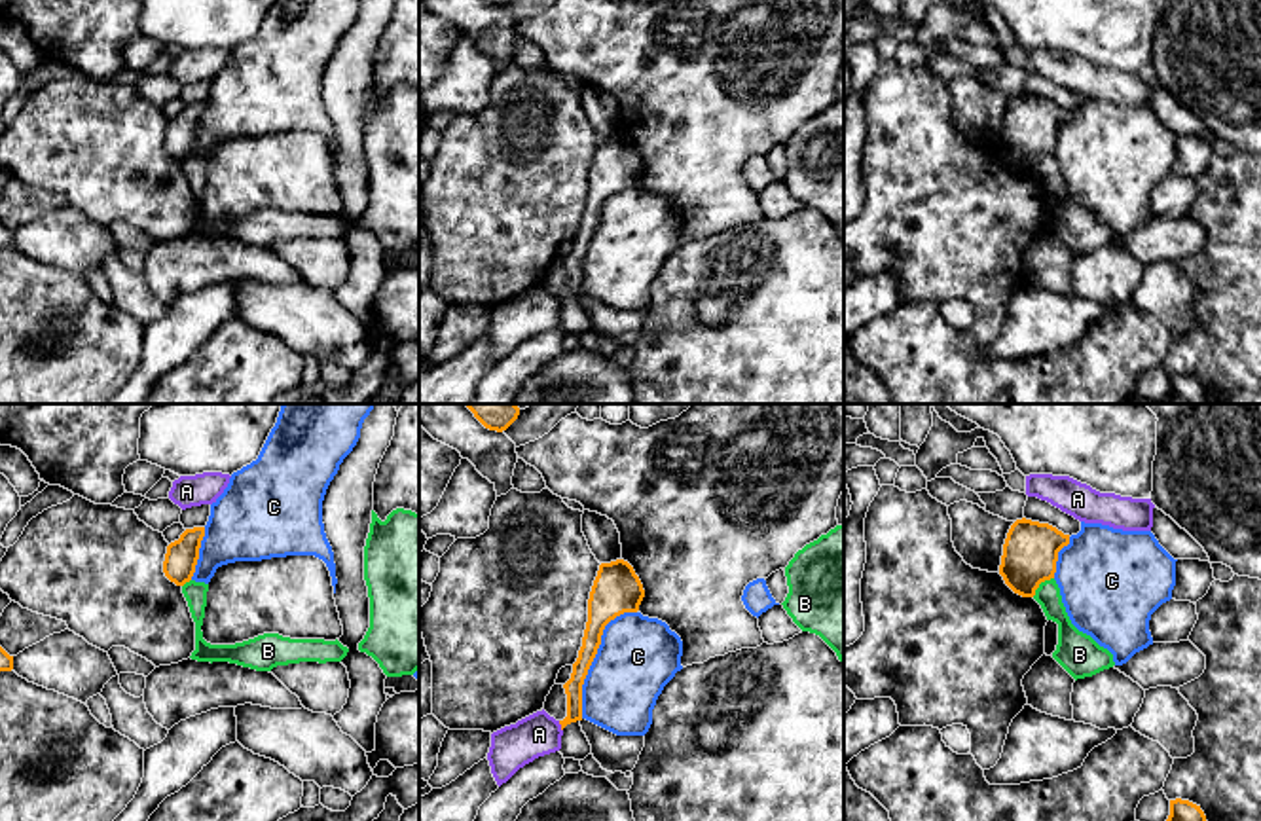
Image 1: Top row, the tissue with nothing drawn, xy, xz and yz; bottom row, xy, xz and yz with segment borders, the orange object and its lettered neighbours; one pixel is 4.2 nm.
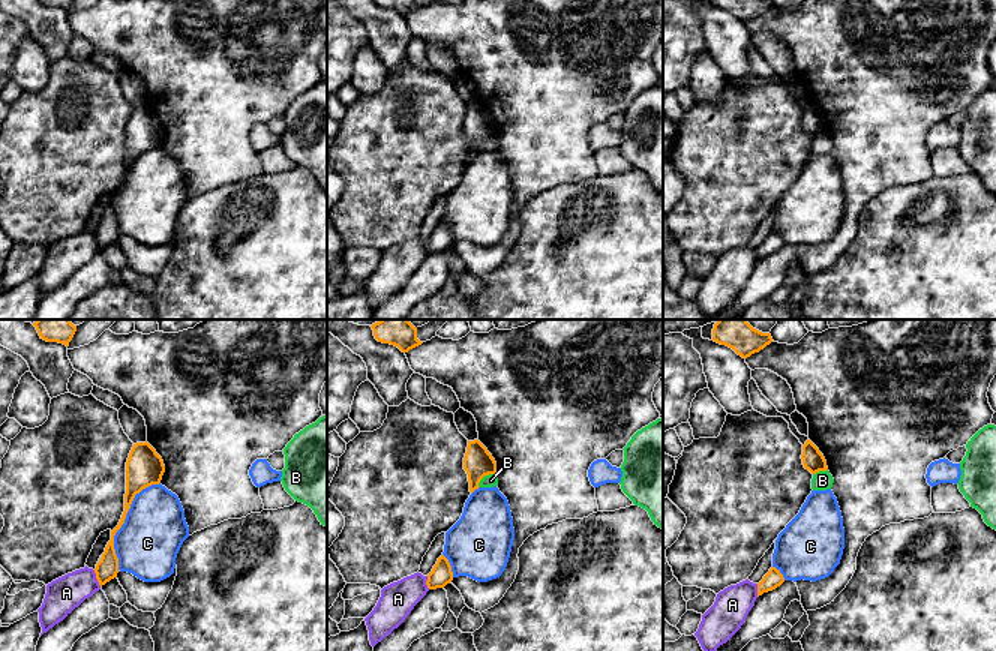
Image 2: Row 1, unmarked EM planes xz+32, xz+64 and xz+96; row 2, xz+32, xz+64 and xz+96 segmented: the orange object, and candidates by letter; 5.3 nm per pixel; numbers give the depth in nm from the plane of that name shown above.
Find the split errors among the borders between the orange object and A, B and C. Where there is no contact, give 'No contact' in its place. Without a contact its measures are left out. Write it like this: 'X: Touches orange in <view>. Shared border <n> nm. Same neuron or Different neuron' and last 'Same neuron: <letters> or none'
A: Touches orange in xz. Shared border 50 nm. Different neuron
B: Touches orange in yz. Shared border 130 nm. Different neuron
C: Touches orange in xz. Shared border 500 nm. Different neuron
Same neuron: none

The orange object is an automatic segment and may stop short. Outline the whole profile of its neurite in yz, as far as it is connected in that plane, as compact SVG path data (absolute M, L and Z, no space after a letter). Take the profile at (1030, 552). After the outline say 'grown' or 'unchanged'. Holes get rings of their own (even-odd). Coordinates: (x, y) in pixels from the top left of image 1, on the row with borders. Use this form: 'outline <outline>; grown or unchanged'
outline M1016 520L1005 538L999 575L1005 584L1022 597L1033 597L1041 582L1054 578L1058 552L1069 544L1049 523Z; unchanged

